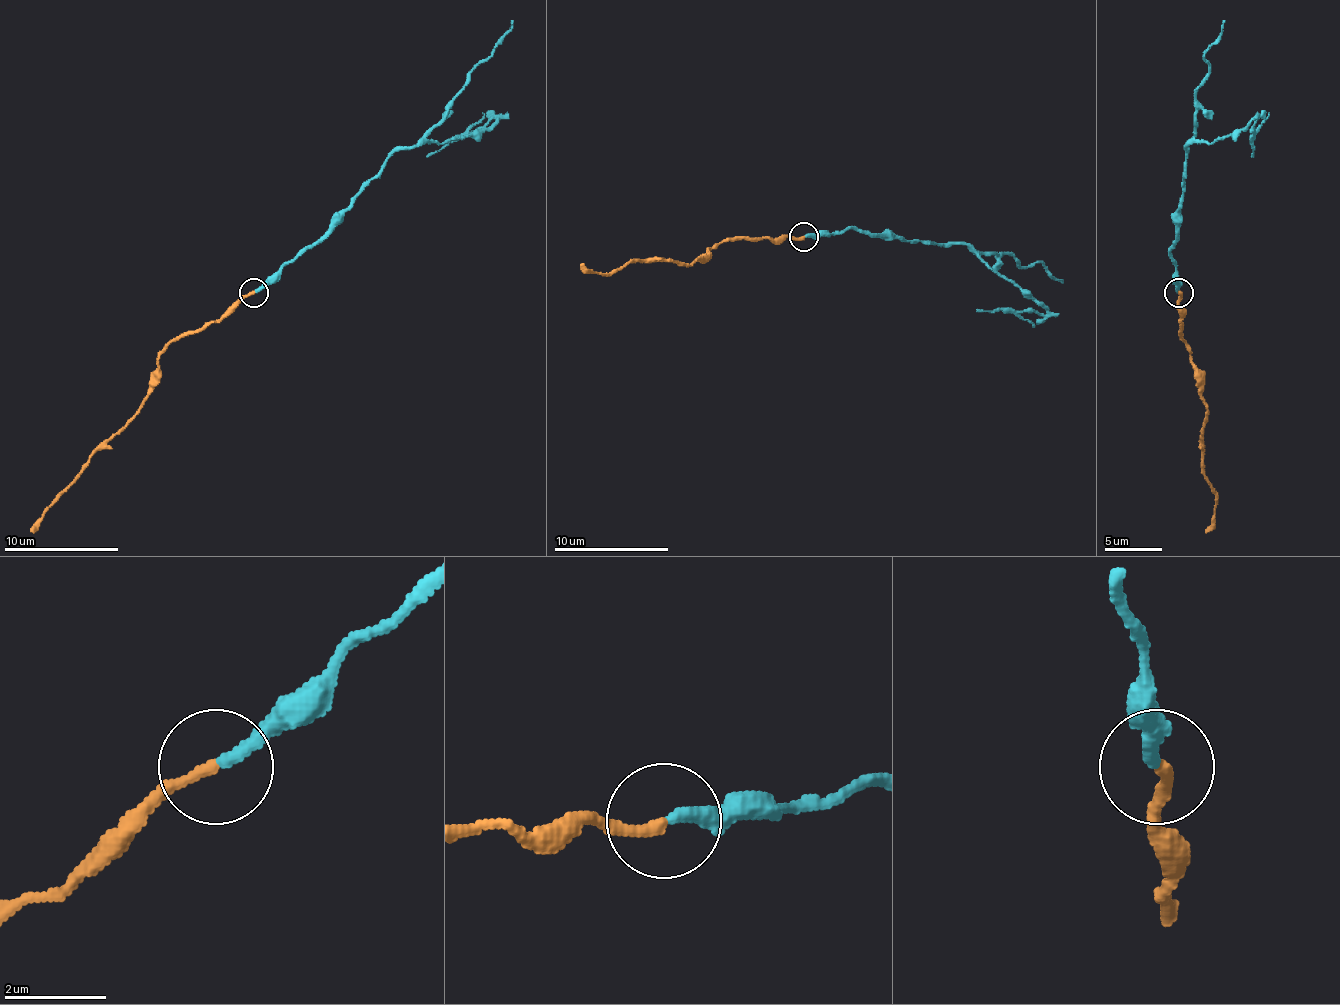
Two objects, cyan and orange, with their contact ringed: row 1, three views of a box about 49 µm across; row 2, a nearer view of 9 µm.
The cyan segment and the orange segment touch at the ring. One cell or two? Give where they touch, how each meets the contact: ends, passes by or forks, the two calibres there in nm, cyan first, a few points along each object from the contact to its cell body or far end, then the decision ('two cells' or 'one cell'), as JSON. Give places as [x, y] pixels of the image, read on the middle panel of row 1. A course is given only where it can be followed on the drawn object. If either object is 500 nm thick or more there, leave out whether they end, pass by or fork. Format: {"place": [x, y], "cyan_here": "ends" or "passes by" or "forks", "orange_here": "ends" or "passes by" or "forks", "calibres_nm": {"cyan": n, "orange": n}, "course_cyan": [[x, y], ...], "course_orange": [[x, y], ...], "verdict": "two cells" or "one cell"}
{"place": [804, 236], "cyan_here": "ends", "orange_here": "ends", "calibres_nm": {"cyan": 260, "orange": 240}, "course_cyan": [[804, 236], [830, 236], [856, 227], [870, 233], [893, 233], [907, 241], [967, 244], [1045, 310], [976, 310]], "course_orange": [[804, 236], [730, 239], [707, 250], [693, 264], [627, 261], [607, 273], [593, 273], [584, 264]], "verdict": "two cells"}

